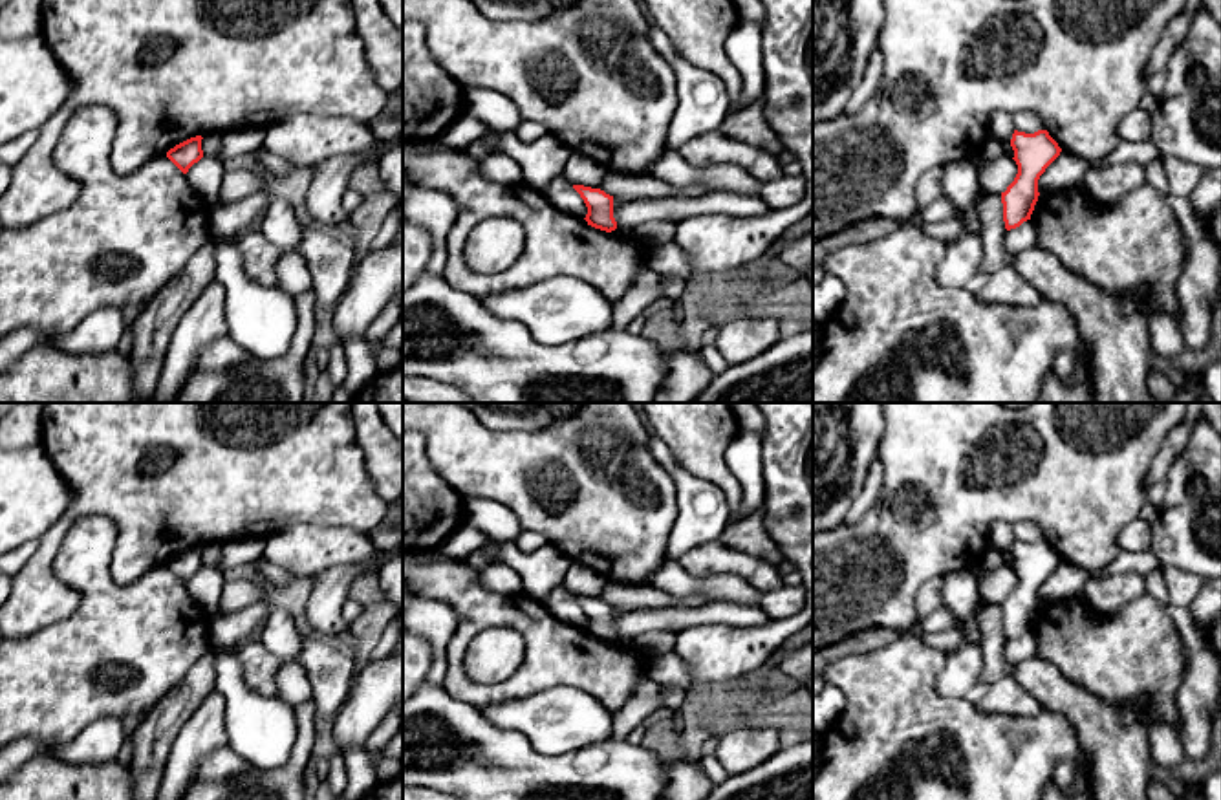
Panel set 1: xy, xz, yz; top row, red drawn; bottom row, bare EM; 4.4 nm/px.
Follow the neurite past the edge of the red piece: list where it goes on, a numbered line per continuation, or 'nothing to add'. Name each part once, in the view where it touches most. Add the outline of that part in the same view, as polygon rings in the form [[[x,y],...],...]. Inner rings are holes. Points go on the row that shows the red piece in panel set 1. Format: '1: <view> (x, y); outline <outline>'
nothing to add

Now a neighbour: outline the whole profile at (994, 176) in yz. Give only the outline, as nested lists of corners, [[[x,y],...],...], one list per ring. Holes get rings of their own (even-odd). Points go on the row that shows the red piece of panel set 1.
[[[979,154],[972,156],[970,159],[976,167],[979,187],[990,194],[1001,196],[1018,174],[1016,161],[1003,154],[989,163],[981,161]]]

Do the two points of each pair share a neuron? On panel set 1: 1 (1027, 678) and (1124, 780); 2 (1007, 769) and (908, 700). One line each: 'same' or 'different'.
1: same
2: same

